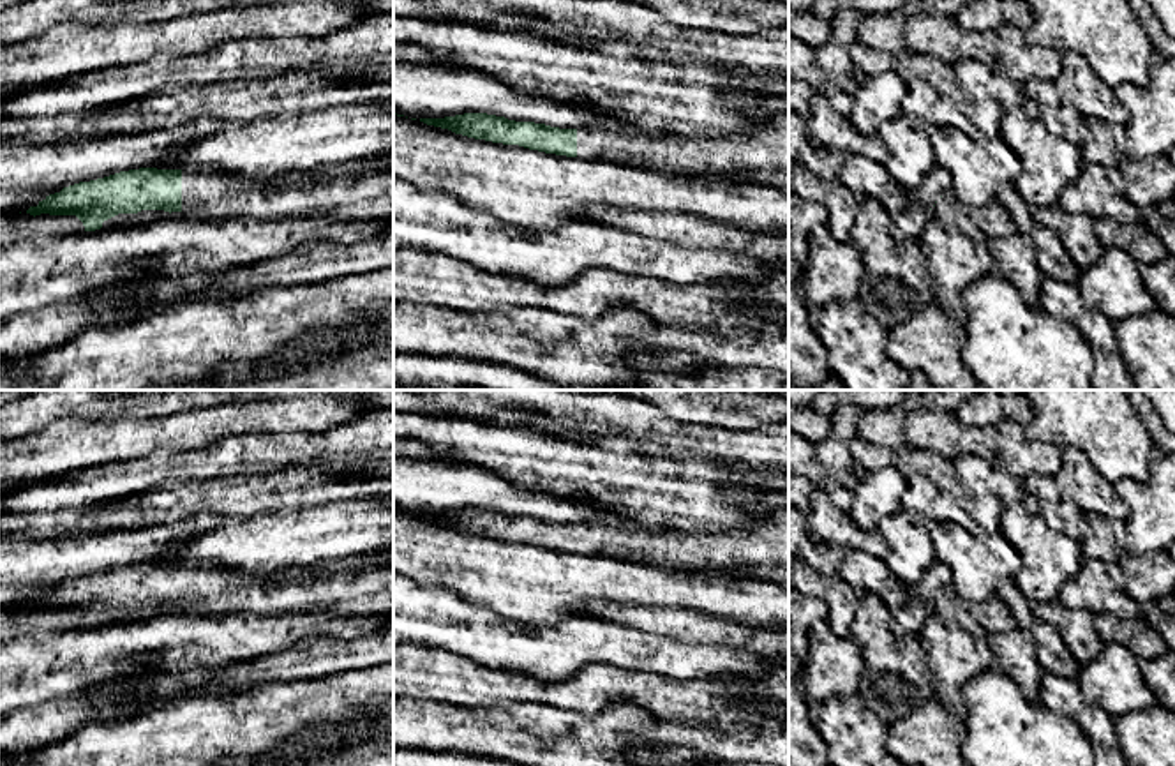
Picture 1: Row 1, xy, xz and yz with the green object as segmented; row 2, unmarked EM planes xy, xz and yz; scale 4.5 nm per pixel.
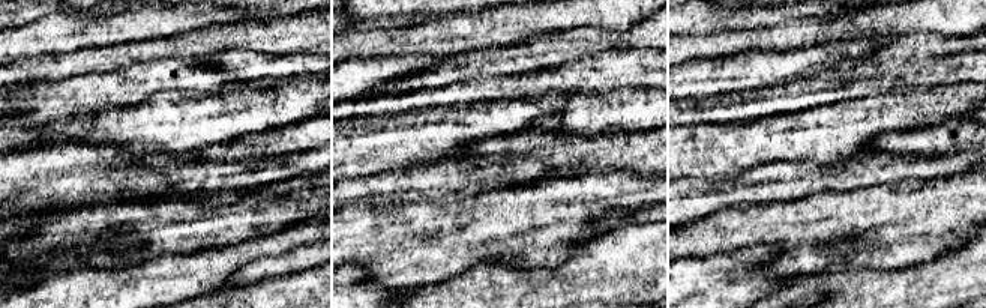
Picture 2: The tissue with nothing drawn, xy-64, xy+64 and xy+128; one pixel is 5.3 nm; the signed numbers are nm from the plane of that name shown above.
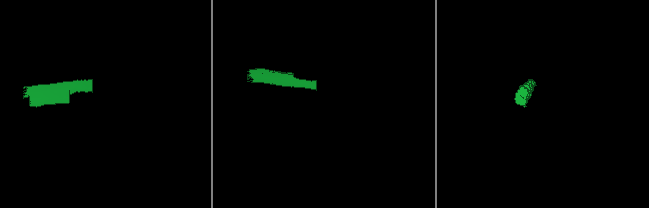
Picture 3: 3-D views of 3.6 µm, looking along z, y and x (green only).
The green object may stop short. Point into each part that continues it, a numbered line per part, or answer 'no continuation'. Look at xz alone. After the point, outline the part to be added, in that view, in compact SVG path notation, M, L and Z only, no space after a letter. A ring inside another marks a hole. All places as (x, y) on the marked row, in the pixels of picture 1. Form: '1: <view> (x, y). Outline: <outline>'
1: xz (766, 145). Outline: M766 111L762 125L736 138L646 136L580 127L577 129L577 159L607 159L686 176L752 168L789 171L789 115Z

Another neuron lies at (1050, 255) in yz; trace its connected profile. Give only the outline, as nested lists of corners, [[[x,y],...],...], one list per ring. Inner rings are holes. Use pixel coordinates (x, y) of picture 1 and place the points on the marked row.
[[[1011,184],[1000,185],[997,198],[1011,214],[1018,233],[1032,242],[1039,272],[1074,282],[1080,272],[1071,256],[1053,231],[1032,219],[1030,207],[1016,189]]]

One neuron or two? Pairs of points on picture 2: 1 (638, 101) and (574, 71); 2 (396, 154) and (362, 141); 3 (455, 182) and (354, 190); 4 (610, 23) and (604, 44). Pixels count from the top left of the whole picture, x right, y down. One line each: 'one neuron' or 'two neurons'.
1: two neurons
2: one neuron
3: one neuron
4: two neurons

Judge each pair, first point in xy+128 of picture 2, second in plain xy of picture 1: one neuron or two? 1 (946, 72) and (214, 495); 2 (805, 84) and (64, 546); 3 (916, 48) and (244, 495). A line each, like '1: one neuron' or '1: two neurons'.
1: one neuron
2: two neurons
3: two neurons

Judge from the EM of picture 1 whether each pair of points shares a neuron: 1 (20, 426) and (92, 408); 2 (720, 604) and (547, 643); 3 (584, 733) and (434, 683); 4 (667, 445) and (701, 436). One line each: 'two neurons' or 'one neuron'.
1: one neuron
2: two neurons
3: two neurons
4: one neuron

